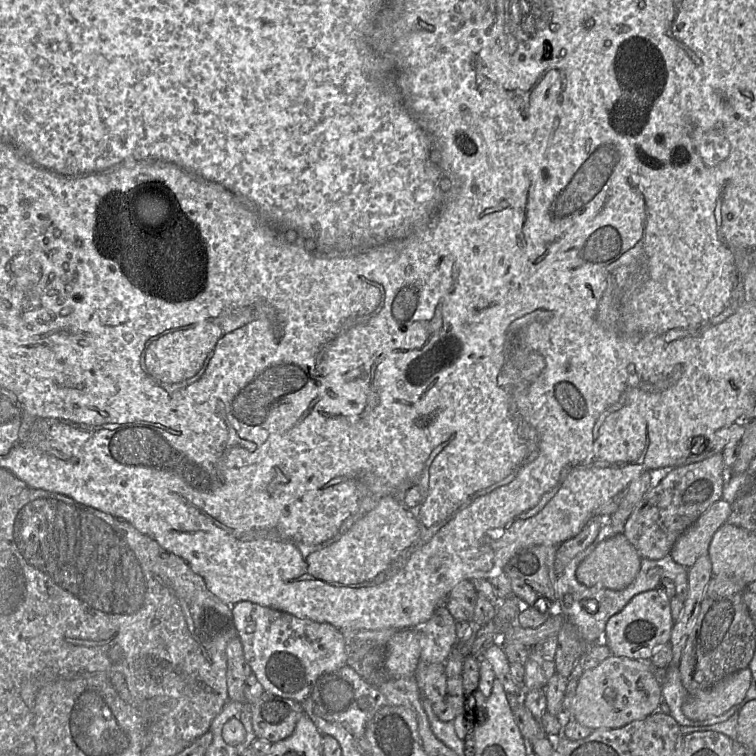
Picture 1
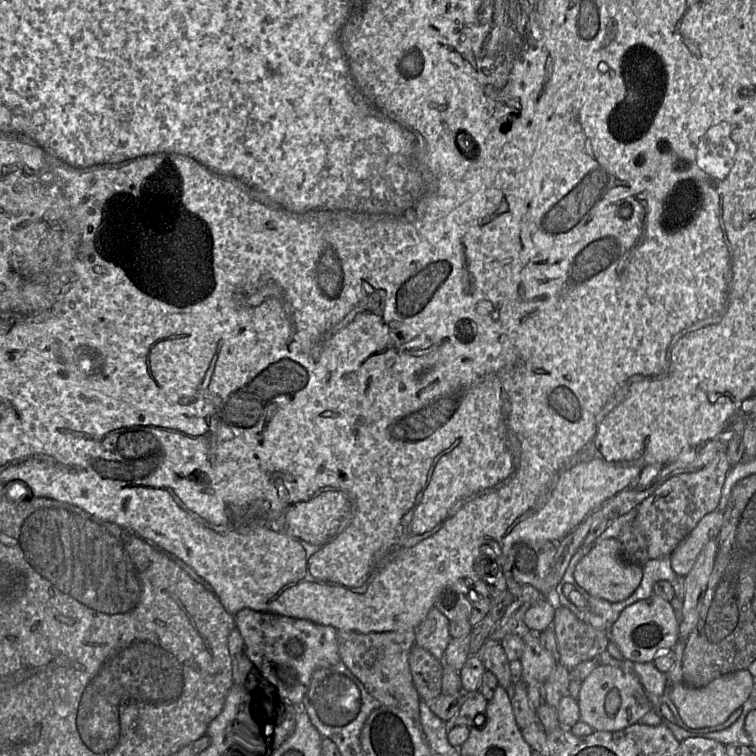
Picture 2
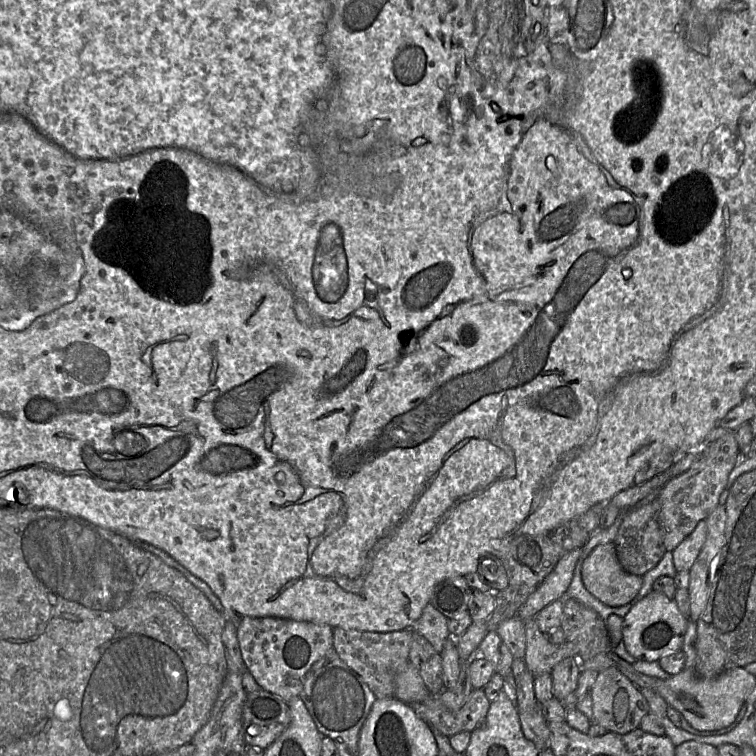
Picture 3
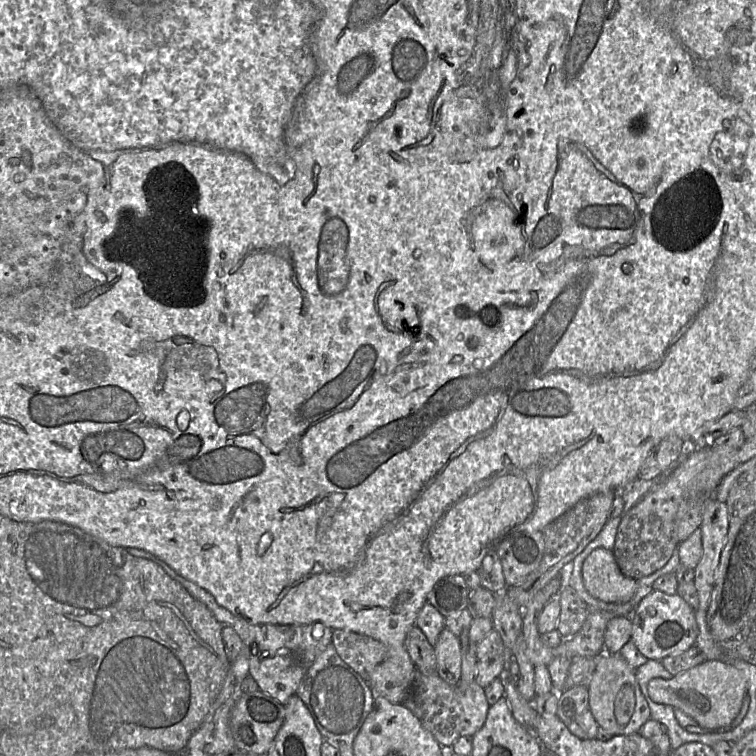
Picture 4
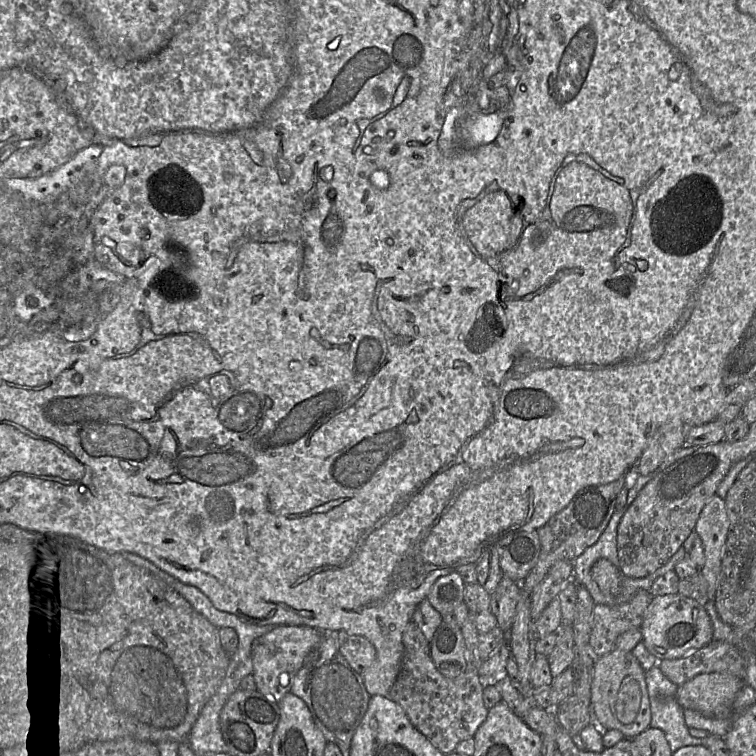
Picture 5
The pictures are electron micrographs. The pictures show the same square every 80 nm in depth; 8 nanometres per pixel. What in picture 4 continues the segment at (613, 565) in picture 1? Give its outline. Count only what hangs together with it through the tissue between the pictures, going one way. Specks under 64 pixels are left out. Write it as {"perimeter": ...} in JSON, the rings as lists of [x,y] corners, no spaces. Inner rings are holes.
{"perimeter":[[[594,549],[582,565],[583,584],[595,599],[607,603],[625,603],[632,599],[637,580],[625,576],[616,563],[613,551]]]}

